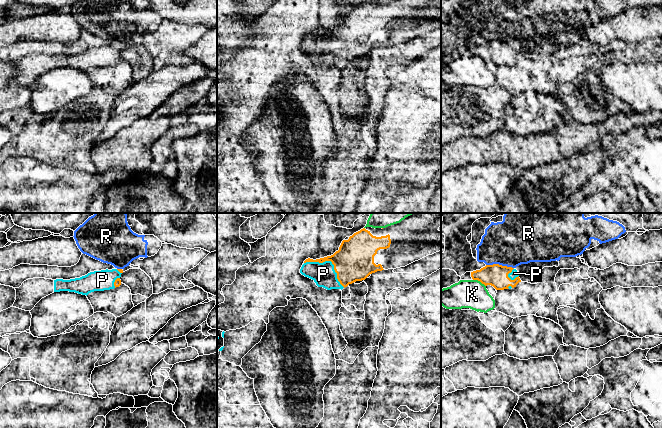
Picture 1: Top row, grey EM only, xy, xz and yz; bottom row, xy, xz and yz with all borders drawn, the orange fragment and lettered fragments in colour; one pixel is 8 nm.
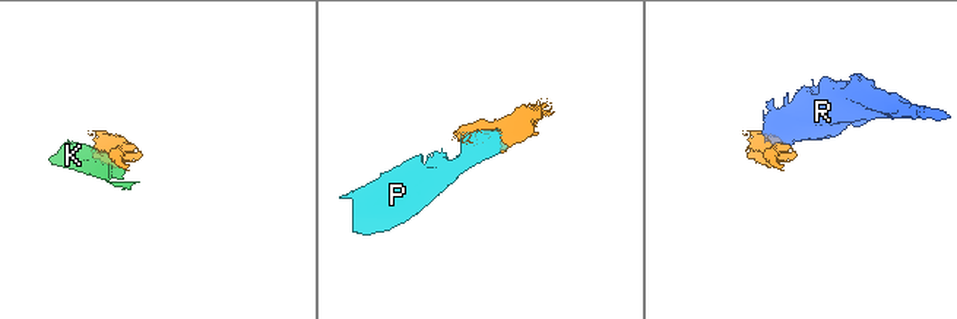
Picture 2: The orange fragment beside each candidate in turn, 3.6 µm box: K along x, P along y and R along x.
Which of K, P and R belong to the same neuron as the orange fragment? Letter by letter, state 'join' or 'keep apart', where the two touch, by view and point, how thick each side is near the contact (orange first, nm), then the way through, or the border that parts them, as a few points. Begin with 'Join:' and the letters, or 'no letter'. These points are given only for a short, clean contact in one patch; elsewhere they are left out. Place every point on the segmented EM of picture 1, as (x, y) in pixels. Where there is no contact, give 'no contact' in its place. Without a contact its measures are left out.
Join: P
K: keep apart; contact yz (479, 280); calibres 180 and 220 nm
P: join; contact xz (330, 260); calibres 320 and 190 nm
R: keep apart; contact yz (500, 265); calibres 180 and 380 nm

